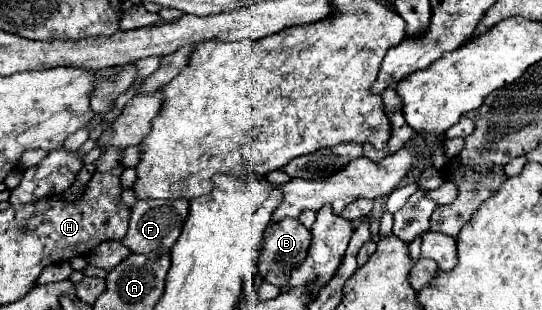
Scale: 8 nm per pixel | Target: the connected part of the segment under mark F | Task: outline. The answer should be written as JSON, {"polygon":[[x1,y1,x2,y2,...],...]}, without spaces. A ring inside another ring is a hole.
{"polygon":[[178,198,178,200,136,200,132,208,132,218,126,236,122,238,122,244,128,246,132,252,162,252,170,250,172,244,178,240,182,232,182,224,188,216,188,200]]}

